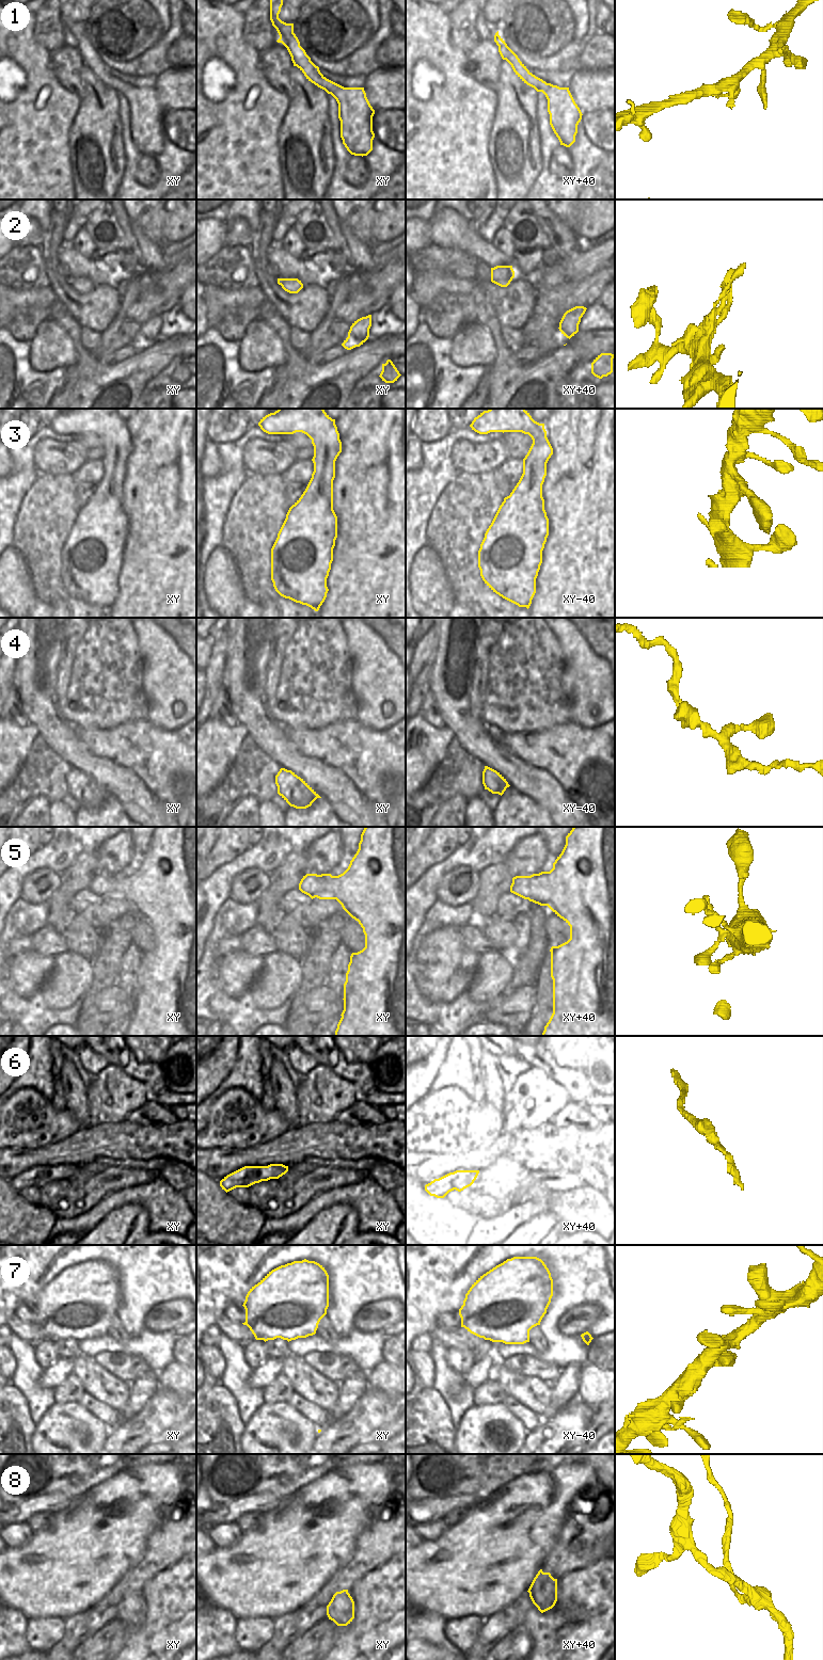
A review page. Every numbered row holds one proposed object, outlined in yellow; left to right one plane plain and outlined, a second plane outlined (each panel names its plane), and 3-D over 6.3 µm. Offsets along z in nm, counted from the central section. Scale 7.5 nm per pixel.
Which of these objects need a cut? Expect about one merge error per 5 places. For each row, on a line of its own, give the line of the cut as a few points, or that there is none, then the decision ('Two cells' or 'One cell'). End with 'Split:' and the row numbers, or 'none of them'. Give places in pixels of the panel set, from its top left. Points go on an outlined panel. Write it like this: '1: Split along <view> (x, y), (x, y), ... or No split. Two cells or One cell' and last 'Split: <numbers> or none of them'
1: No split. One cell
2: No split. One cell
3: No split. One cell
4: No split. One cell
5: No split. One cell
6: No split. One cell
7: No split. One cell
8: No split. One cell
Split: none of them

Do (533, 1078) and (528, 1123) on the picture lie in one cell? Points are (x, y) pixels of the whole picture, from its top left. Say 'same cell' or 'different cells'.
same cell

